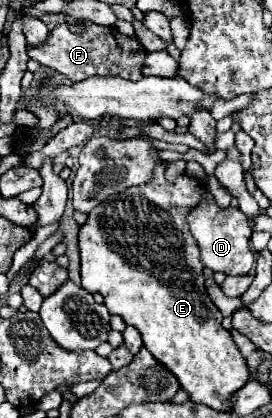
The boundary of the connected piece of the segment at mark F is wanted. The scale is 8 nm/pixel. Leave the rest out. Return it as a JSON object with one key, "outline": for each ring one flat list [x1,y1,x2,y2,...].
{"outline":[[84,21,84,33,74,35,66,23,52,29,44,43,40,45,26,45,28,57,38,61,40,65,46,65,54,69,56,73,62,73,72,83,84,81,88,77,100,75,100,77,122,77,128,81,140,79,140,65,144,63,146,51,138,37,126,37,120,35,114,27,102,27,92,21]]}

